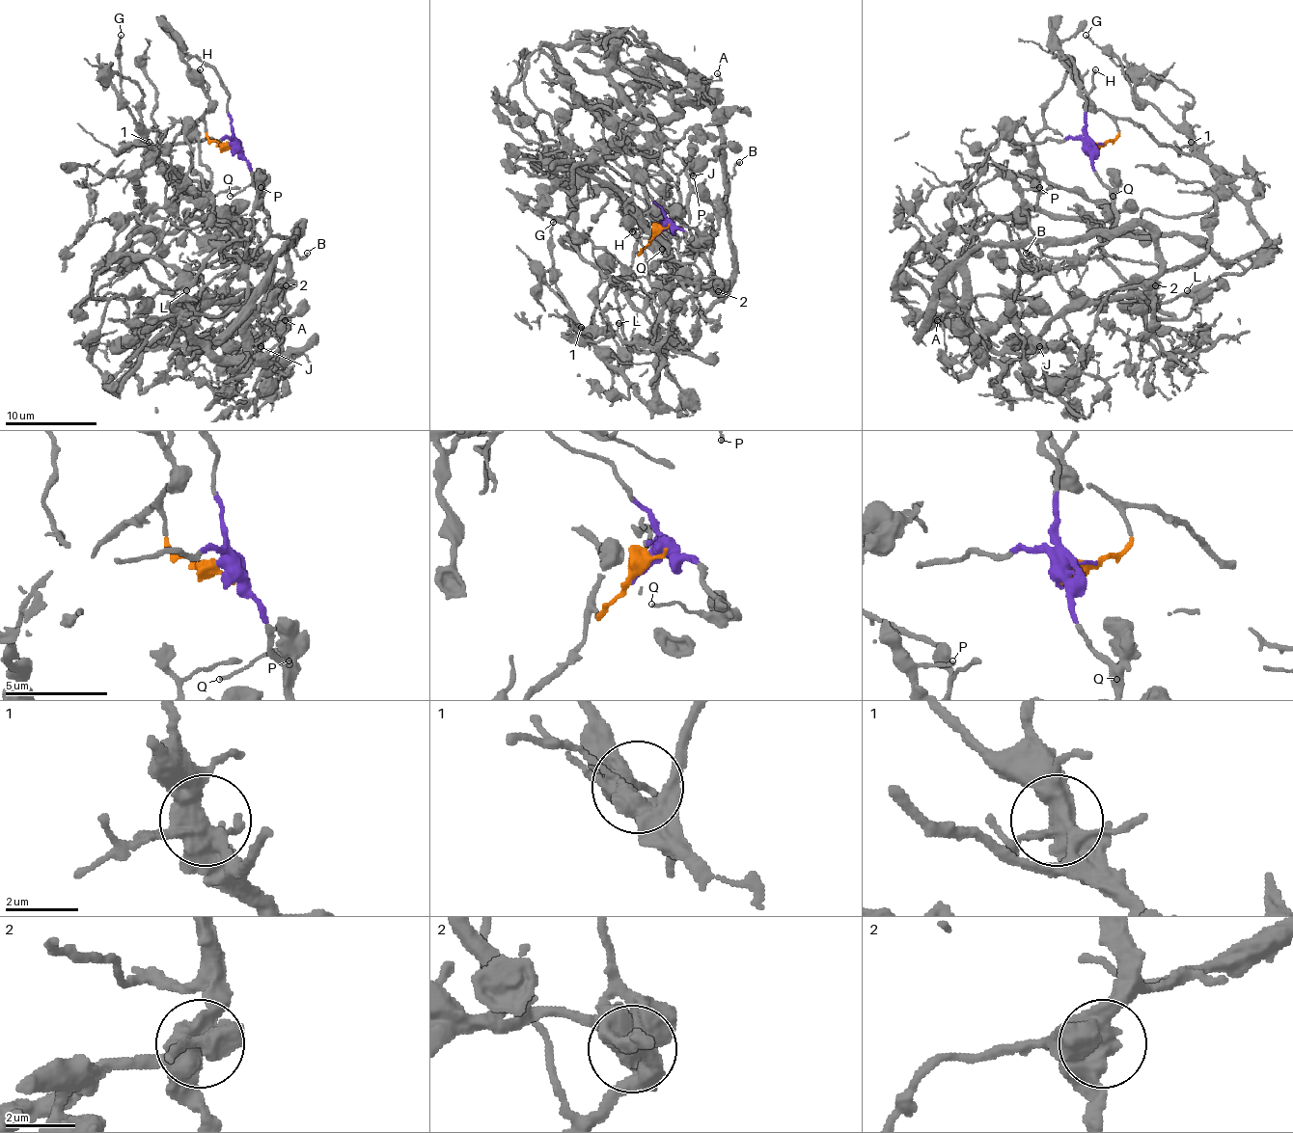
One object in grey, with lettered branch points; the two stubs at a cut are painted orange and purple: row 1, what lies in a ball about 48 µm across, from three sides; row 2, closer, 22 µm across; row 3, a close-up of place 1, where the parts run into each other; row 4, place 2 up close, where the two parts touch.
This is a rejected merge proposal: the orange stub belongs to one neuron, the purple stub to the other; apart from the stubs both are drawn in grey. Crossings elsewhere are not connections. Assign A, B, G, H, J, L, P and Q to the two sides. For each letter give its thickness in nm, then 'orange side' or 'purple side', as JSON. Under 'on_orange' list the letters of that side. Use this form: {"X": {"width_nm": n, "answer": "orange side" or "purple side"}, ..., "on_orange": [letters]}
{"A": {"width_nm": 120, "answer": "purple side"}, "B": {"width_nm": 190, "answer": "purple side"}, "G": {"width_nm": 140, "answer": "orange side"}, "H": {"width_nm": 190, "answer": "orange side"}, "J": {"width_nm": 150, "answer": "purple side"}, "L": {"width_nm": 120, "answer": "purple side"}, "P": {"width_nm": 170, "answer": "purple side"}, "Q": {"width_nm": 140, "answer": "purple side"}, "on_orange": ["G", "H"]}

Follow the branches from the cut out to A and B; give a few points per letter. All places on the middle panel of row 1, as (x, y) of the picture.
A: (661, 230), (677, 227), (721, 288), (734, 275), (719, 114), (707, 102), (679, 112), (673, 95), (716, 72)
B: (661, 230), (677, 227), (701, 252), (712, 270), (712, 282), (721, 288), (734, 275), (726, 180), (739, 162)

